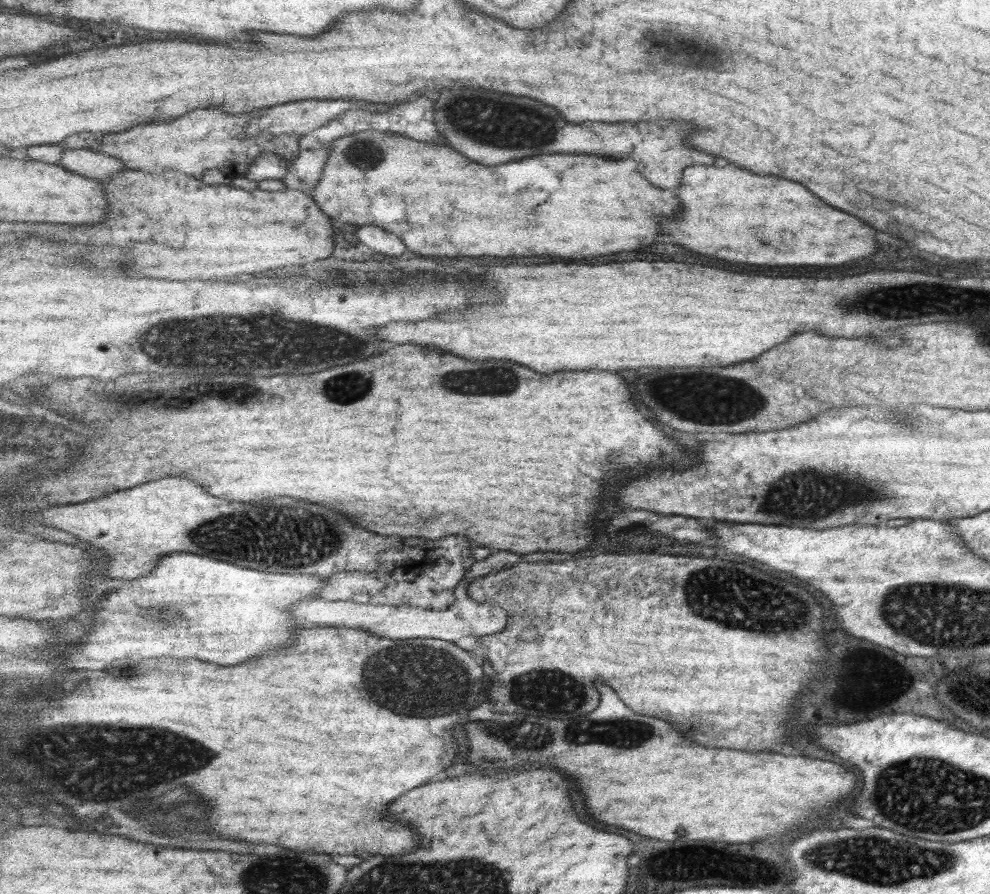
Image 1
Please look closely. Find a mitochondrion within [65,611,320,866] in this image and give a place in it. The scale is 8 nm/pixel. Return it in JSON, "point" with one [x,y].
{"point":[120,676]}

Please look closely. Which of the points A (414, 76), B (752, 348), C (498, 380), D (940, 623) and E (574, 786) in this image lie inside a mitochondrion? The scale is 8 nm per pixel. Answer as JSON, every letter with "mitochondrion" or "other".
{"A":"other","B":"other","C":"mitochondrion","D":"mitochondrion","E":"other"}

